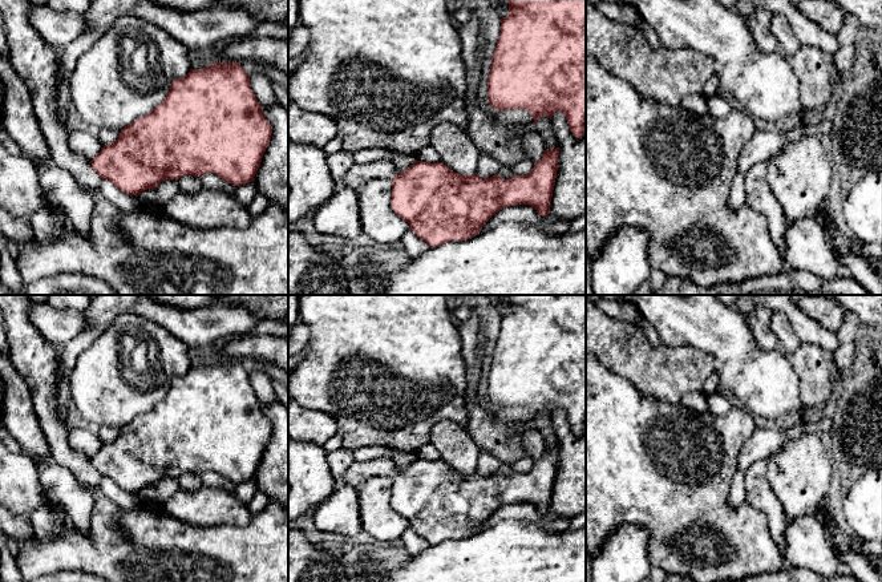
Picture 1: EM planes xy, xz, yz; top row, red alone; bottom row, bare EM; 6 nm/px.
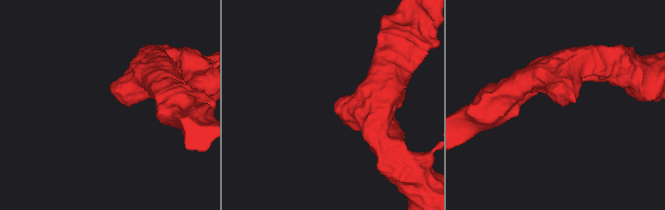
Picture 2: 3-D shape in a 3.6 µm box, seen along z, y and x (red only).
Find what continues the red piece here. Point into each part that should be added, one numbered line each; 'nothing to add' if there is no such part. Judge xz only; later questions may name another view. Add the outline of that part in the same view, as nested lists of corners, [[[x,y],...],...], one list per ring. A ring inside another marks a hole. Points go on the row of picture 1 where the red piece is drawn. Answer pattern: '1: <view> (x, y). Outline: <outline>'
1: xz (357, 174). Outline: [[[377,161],[368,165],[355,163],[339,185],[357,190],[367,181],[377,178],[393,179],[397,174],[398,171],[392,161]]]

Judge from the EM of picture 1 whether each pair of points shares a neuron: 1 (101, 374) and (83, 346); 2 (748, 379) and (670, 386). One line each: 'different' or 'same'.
1: different
2: different

